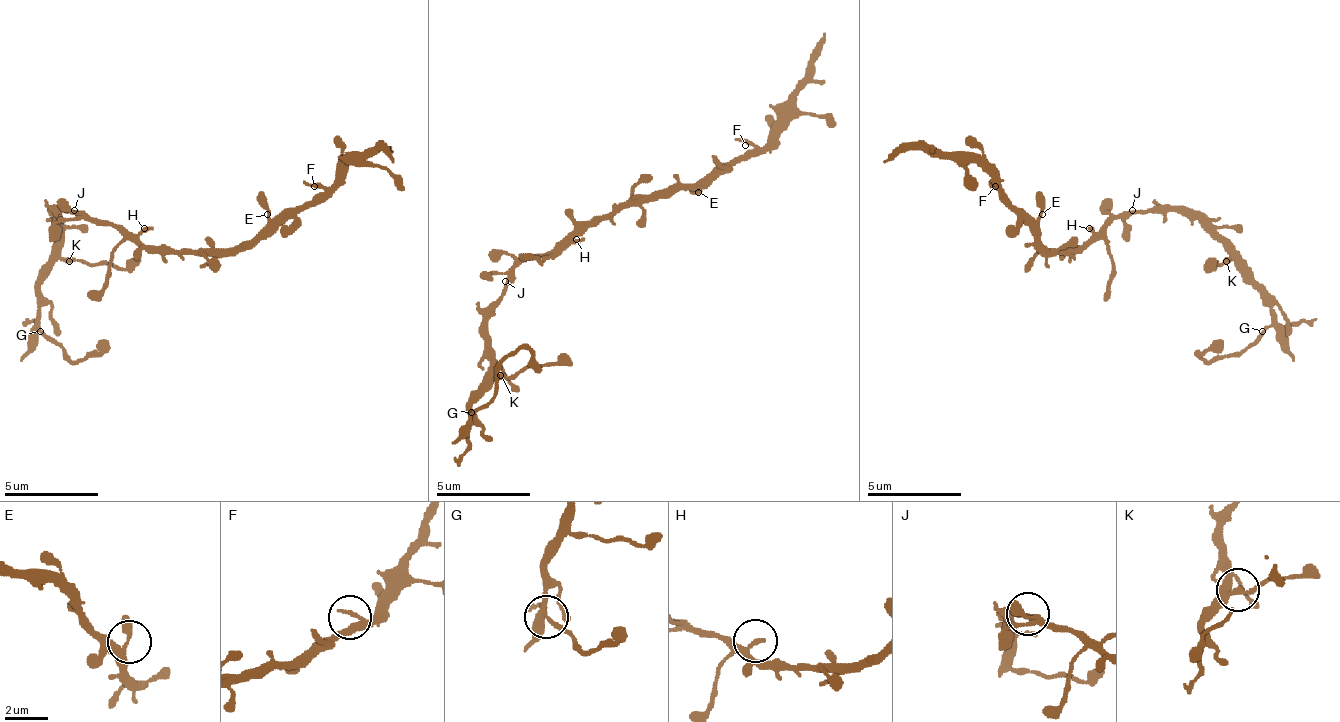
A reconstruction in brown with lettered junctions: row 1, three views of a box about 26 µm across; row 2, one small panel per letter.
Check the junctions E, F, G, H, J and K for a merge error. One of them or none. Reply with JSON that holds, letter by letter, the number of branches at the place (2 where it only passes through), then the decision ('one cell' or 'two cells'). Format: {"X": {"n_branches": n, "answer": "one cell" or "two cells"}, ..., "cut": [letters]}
{"E": {"n_branches": 3, "answer": "one cell"}, "F": {"n_branches": 2, "answer": "one cell"}, "G": {"n_branches": 3, "answer": "two cells"}, "H": {"n_branches": 2, "answer": "one cell"}, "J": {"n_branches": 3, "answer": "one cell"}, "K": {"n_branches": 3, "answer": "one cell"}, "cut": ["G"]}

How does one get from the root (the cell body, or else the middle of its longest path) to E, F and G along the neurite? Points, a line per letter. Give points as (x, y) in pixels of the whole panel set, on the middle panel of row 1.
E: (557, 253), (590, 225), (609, 220), (628, 206), (642, 206), (684, 187), (698, 187), (698, 192)
F: (557, 253), (590, 225), (628, 206), (703, 187), (726, 173), (750, 150), (745, 145)
G: (557, 253), (529, 258), (505, 286), (500, 305), (486, 324), (491, 366), (472, 399), (472, 413)

